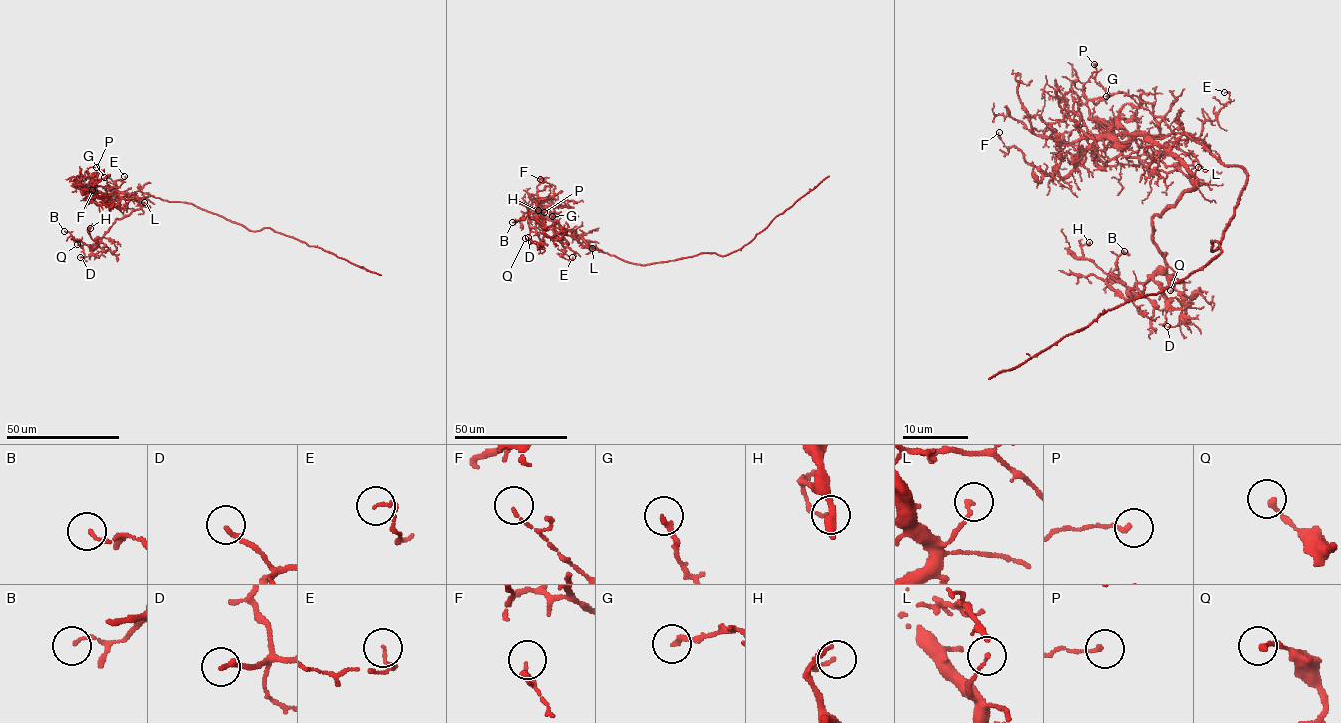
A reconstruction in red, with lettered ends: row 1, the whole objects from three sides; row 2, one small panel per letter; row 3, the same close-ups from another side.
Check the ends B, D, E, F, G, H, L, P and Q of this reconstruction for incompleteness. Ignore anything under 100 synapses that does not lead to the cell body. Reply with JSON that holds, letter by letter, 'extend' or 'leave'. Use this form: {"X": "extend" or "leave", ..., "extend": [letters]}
{"B": "leave", "D": "leave", "E": "leave", "F": "leave", "G": "leave", "H": "leave", "L": "leave", "P": "leave", "Q": "leave", "extend": []}

